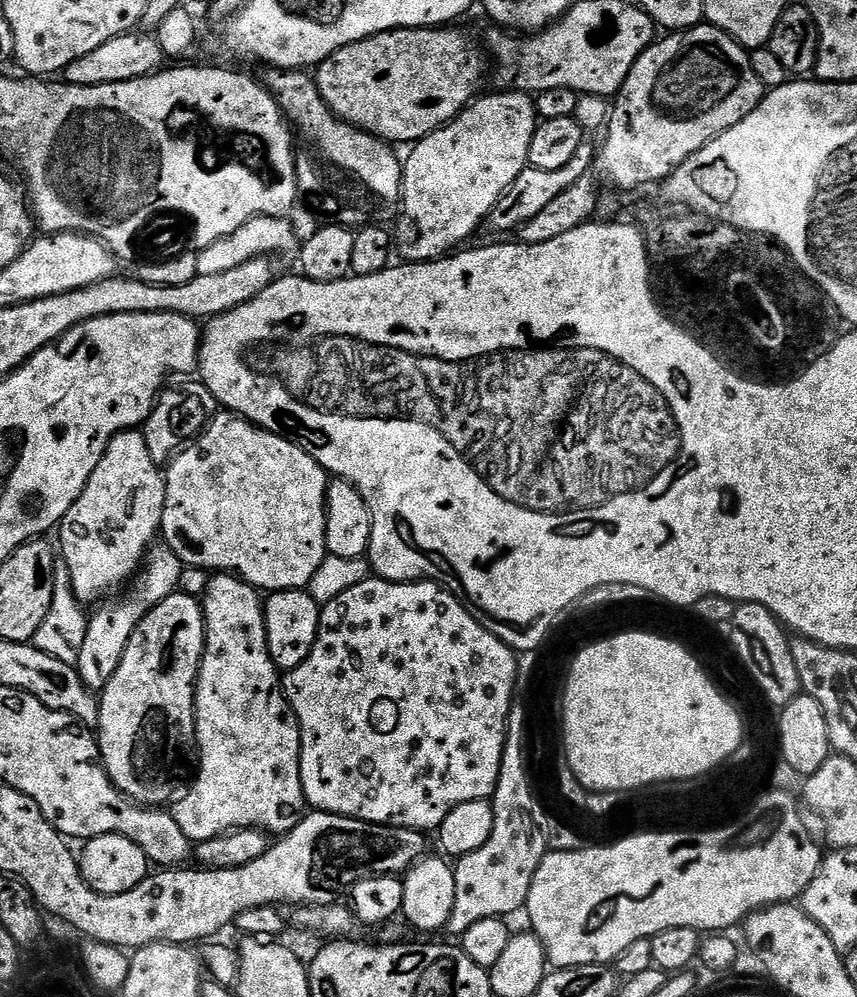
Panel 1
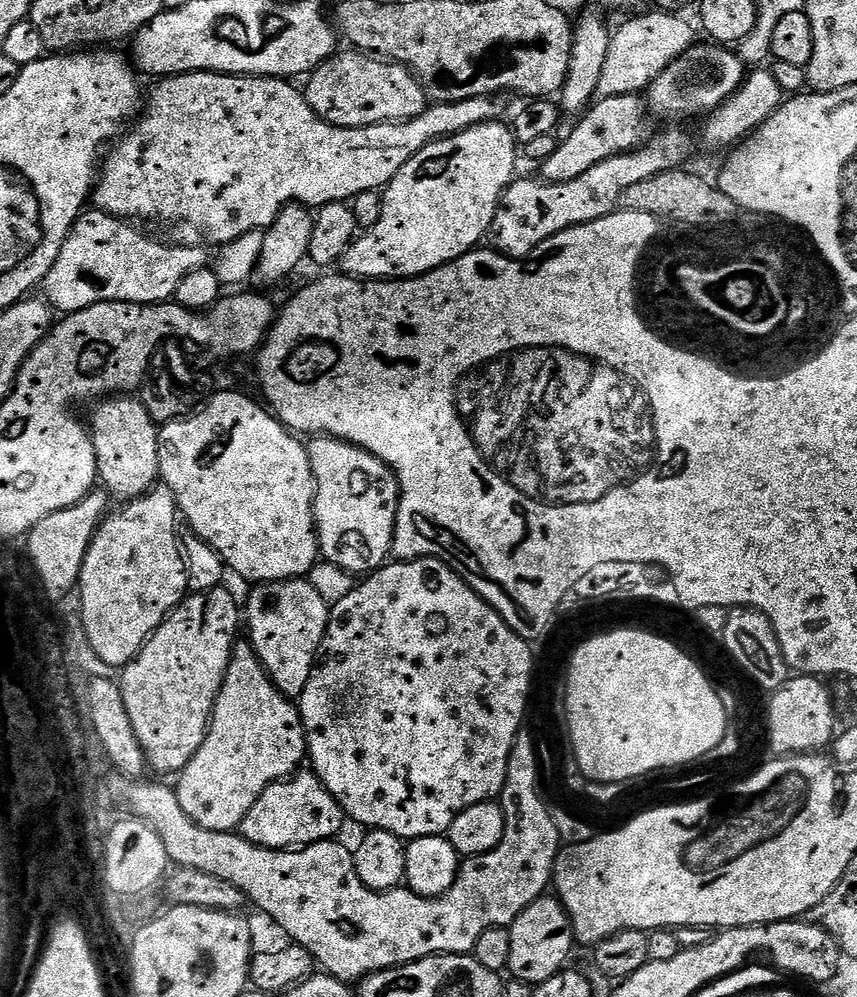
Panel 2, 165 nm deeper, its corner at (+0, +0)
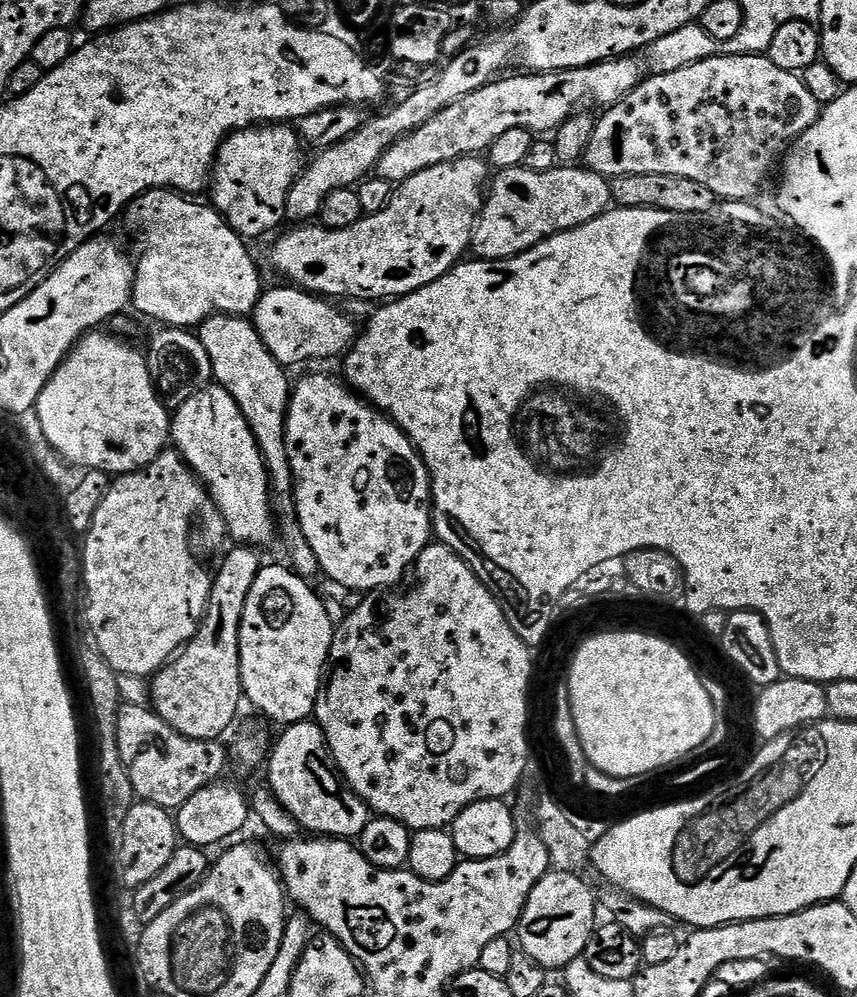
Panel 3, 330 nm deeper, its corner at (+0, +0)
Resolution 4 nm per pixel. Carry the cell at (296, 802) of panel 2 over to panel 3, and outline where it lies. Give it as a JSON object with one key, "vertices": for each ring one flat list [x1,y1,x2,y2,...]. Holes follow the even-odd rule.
{"vertices":[[315,719,299,720,297,724,289,724,276,740,276,745,271,745,270,755,267,757,268,784,267,787,276,796,277,802,295,818,297,825,304,828,305,833,315,834,320,838,359,838,362,830,370,819,370,809,357,792,347,787,336,766,336,759,328,748,322,730,316,725]]}

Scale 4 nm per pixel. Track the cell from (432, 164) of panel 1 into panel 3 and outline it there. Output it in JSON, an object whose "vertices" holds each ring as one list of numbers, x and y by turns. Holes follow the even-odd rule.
{"vertices":[[479,155,463,156,454,162,442,162,442,166,430,166,430,170,422,170,418,174,411,176,408,180,399,181,398,187,393,191,390,202,382,210,361,216,358,222,354,222,354,226,325,228,324,225,319,222,300,222,292,226,289,232,281,231,279,235,275,237,277,240,276,245,272,248,272,264,288,279,285,281,291,282,293,285,303,288,305,292,311,292,321,298,349,296,352,300,387,302,395,297,410,294,414,290,422,290,422,286,430,286,430,282,442,278,455,264,459,264,465,259,466,253,472,246,472,235,476,233,480,210,484,206,484,196,482,193,485,191,489,180,490,165,487,159,481,158]]}

